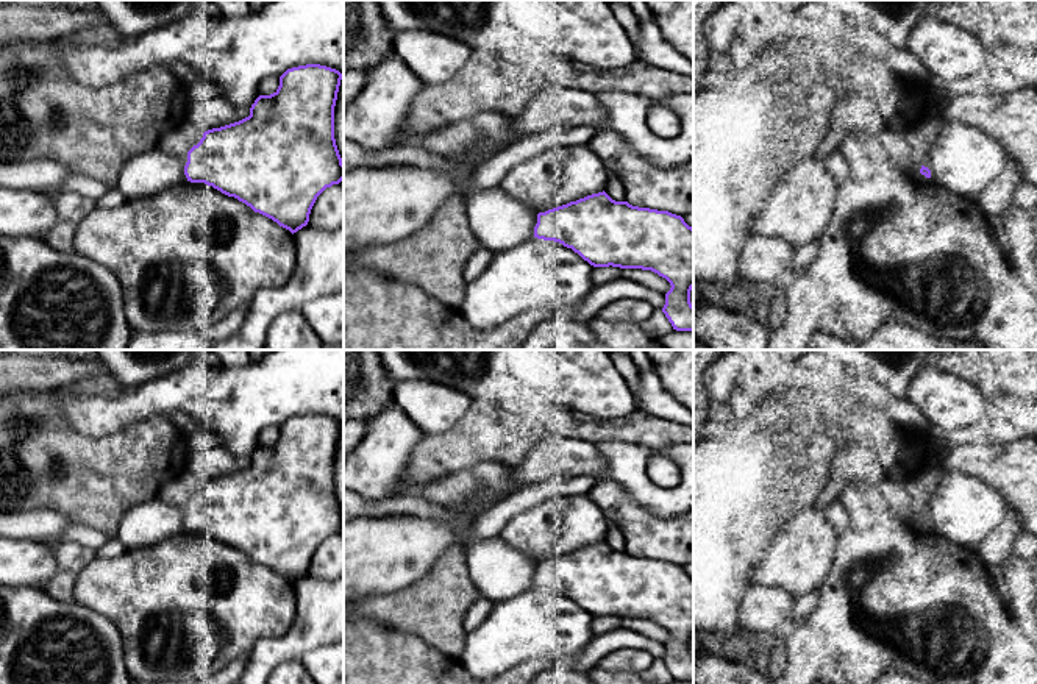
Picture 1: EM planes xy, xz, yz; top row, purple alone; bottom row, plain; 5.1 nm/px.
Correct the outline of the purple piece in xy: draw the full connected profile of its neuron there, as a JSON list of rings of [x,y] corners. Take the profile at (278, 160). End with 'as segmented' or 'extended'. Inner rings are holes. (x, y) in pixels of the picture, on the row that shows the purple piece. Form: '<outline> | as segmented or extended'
[[[320,64],[287,69],[273,94],[255,100],[248,117],[208,131],[187,119],[166,131],[155,147],[187,156],[187,181],[212,186],[294,234],[308,225],[317,197],[344,180],[334,139],[334,106],[342,78],[339,70]]] | extended

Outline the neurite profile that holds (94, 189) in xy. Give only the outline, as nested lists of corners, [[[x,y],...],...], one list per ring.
[[[72,173],[61,184],[61,189],[56,194],[48,194],[48,195],[56,197],[61,192],[77,192],[83,197],[87,197],[87,198],[97,201],[108,191],[109,191],[109,187],[105,183],[98,181],[98,180]]]

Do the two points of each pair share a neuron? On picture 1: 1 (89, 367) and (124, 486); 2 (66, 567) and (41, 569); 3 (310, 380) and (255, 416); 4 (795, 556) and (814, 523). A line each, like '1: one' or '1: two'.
1: two
2: two
3: one
4: one

